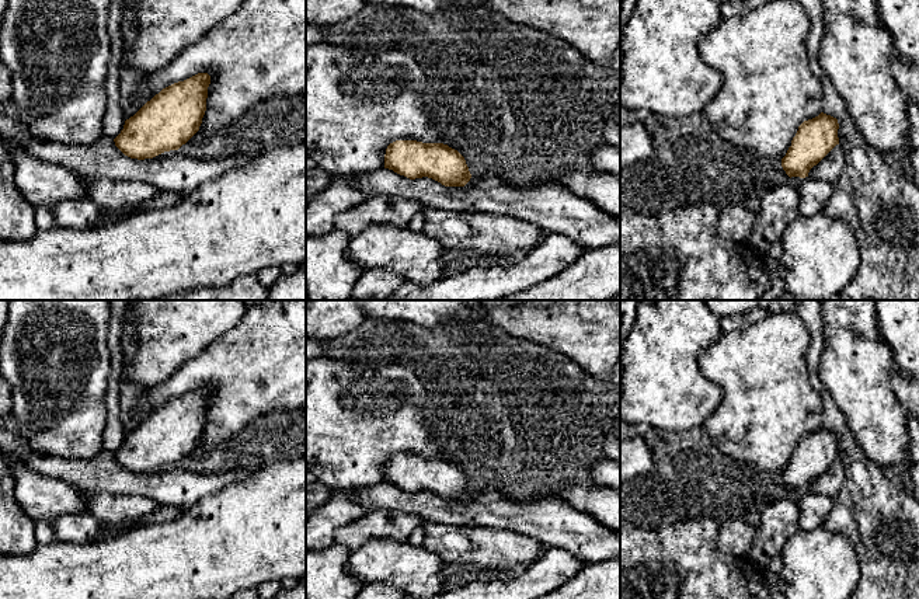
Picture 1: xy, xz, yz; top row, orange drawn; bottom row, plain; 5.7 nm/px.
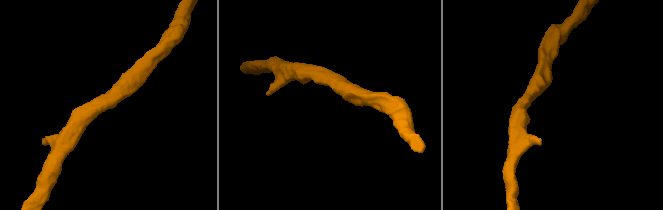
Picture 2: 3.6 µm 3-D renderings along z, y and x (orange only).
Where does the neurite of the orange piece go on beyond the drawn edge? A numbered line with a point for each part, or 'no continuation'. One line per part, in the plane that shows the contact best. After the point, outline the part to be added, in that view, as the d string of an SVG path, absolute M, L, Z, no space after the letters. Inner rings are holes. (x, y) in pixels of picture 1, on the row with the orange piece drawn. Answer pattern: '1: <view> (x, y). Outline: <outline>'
no continuation

